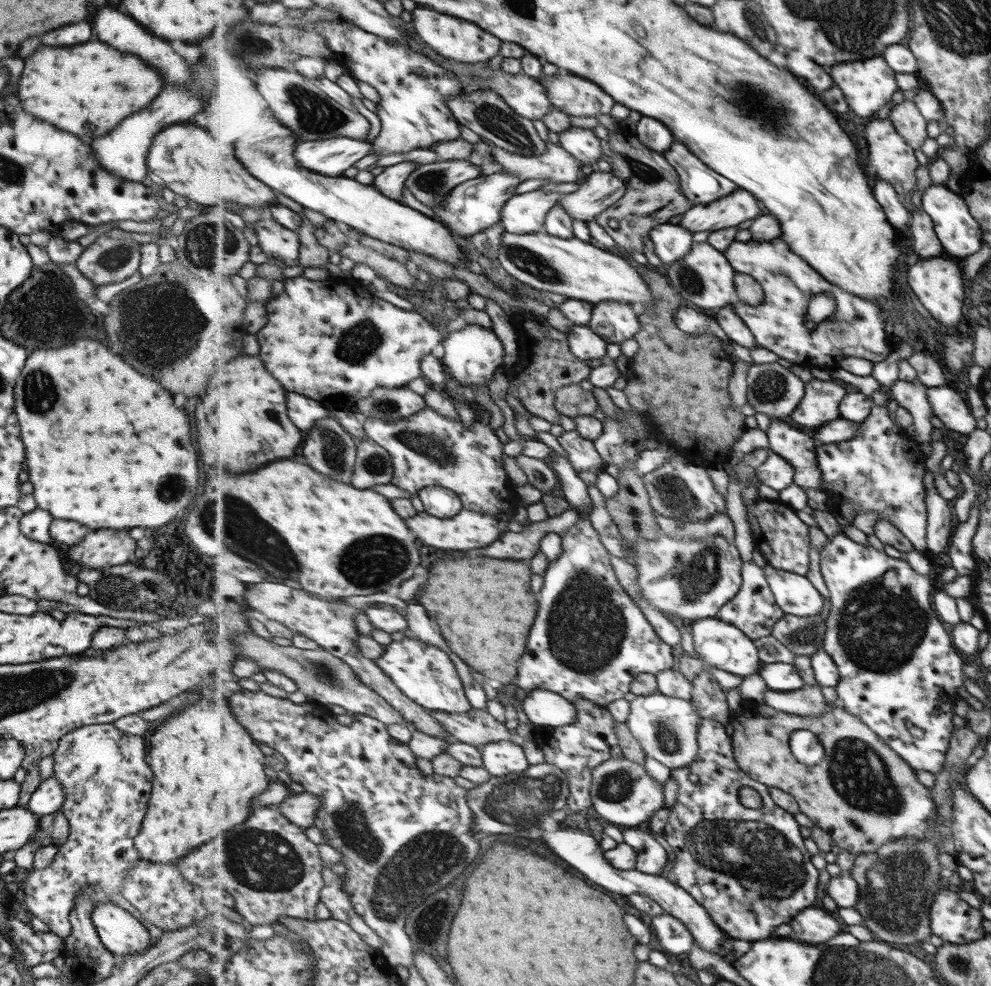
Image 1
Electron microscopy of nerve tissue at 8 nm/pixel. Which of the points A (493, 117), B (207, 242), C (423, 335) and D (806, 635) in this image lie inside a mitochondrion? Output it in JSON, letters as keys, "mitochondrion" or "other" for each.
{"A":"mitochondrion","B":"mitochondrion","C":"other","D":"mitochondrion"}

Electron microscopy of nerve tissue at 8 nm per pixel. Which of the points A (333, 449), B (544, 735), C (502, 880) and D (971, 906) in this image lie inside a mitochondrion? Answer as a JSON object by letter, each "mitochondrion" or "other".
{"A":"mitochondrion","B":"other","C":"other","D":"other"}

